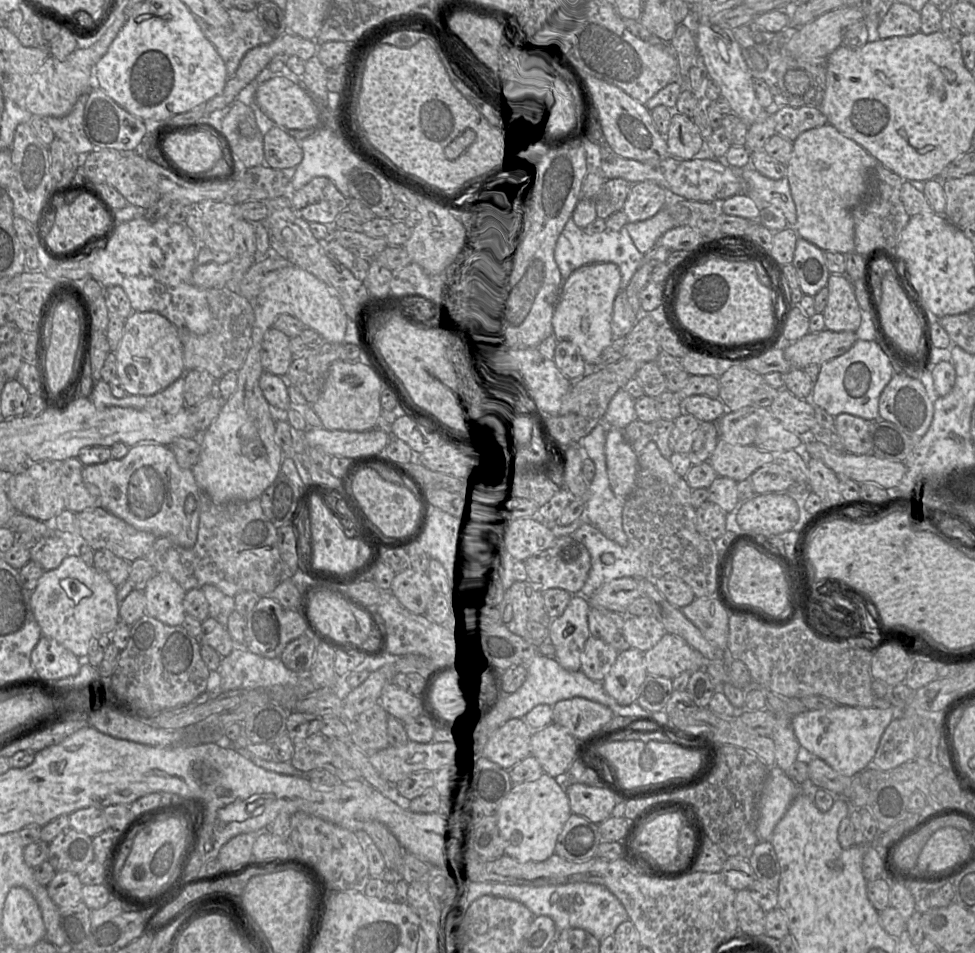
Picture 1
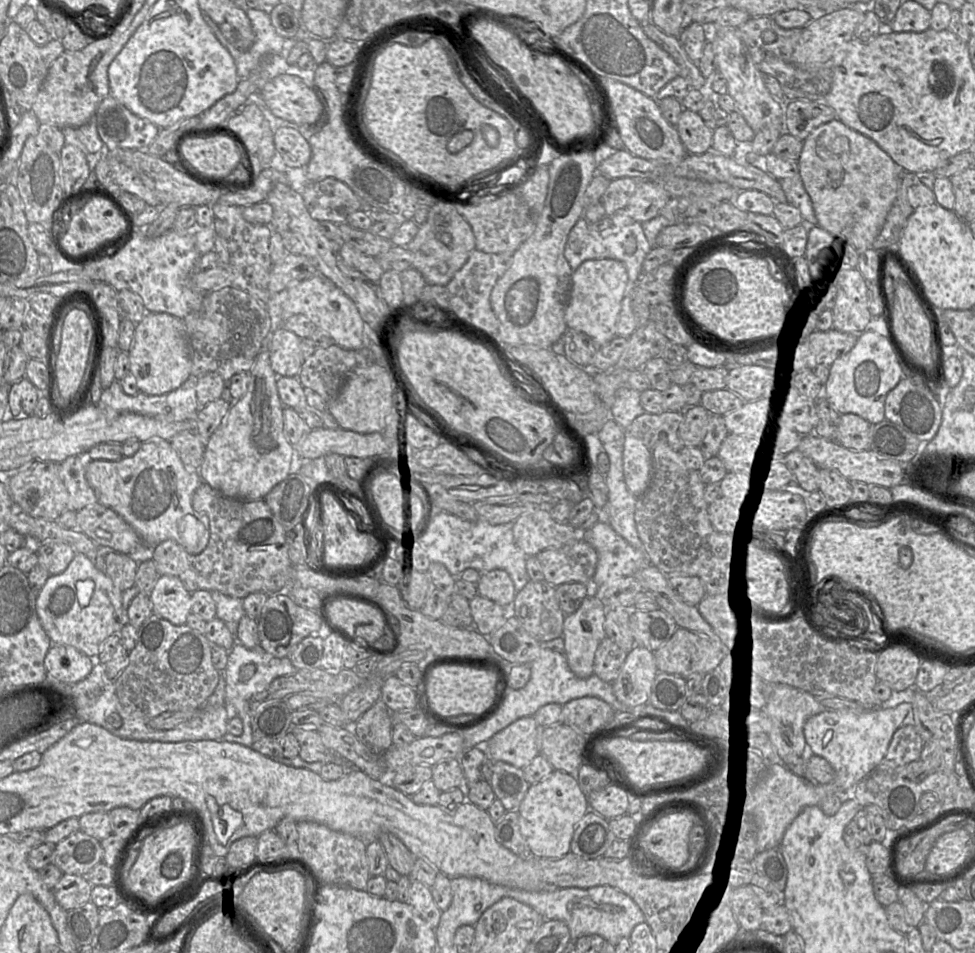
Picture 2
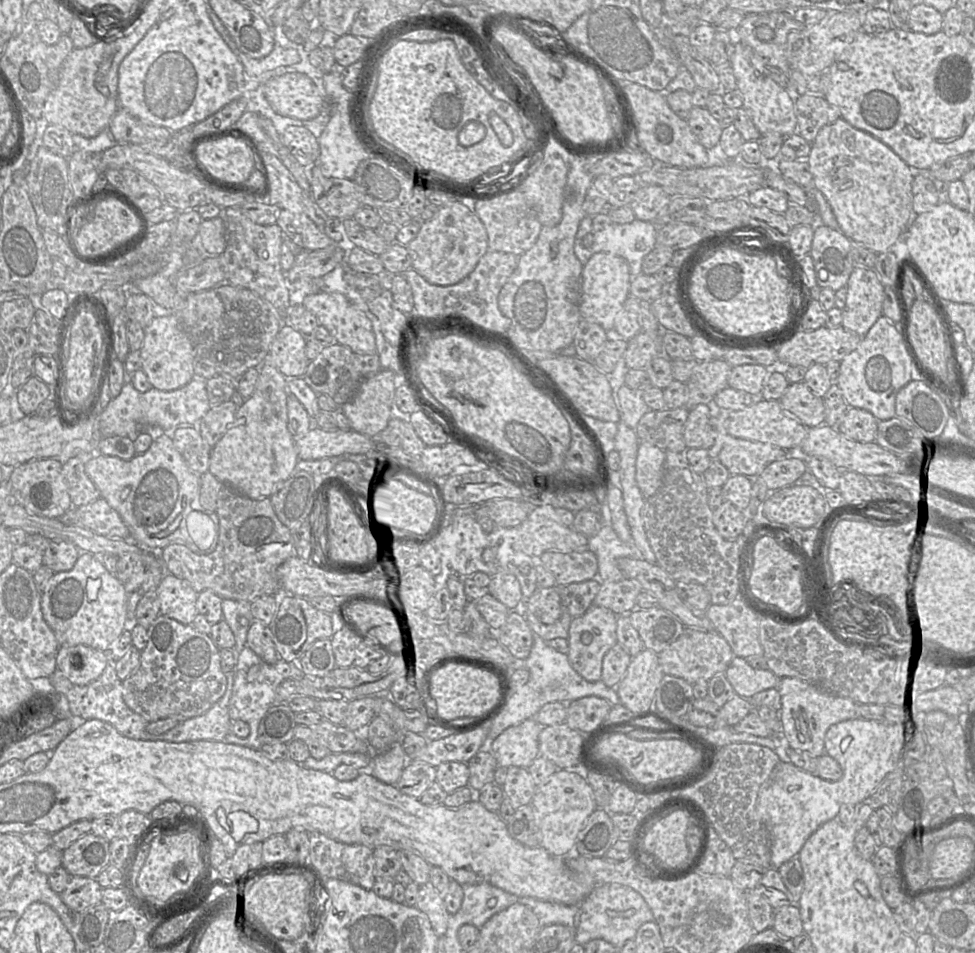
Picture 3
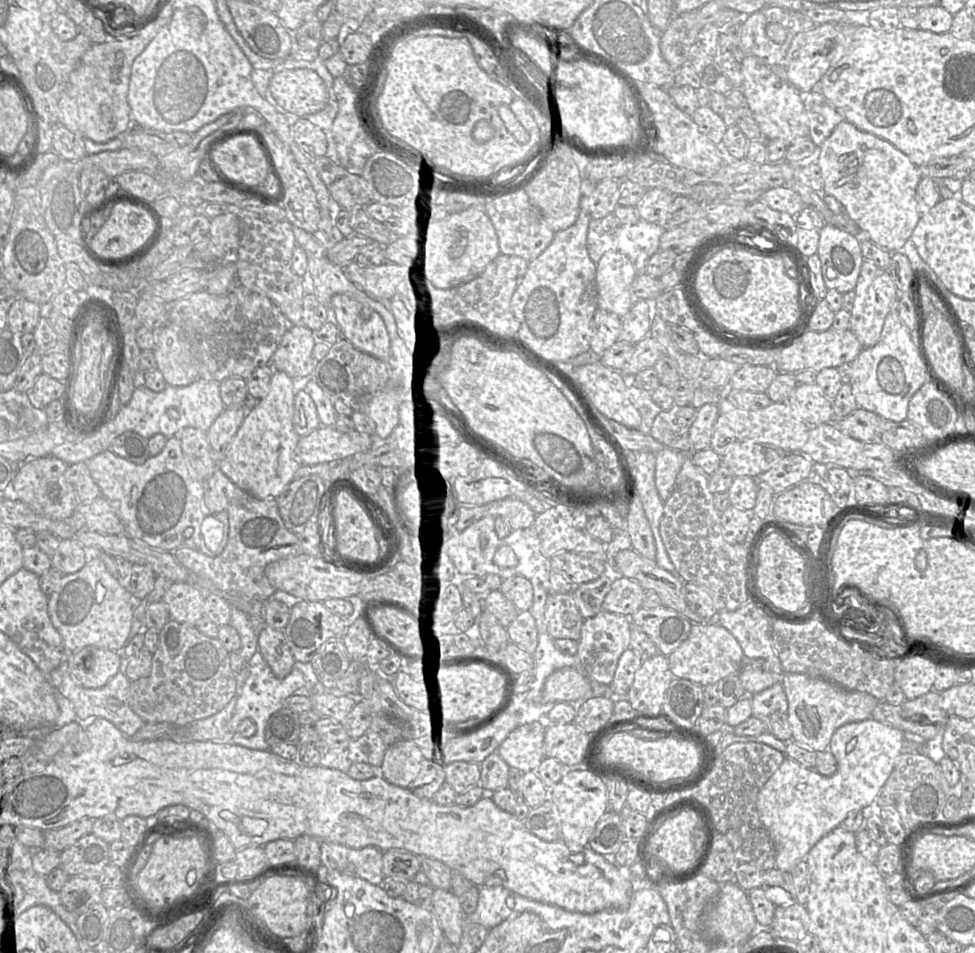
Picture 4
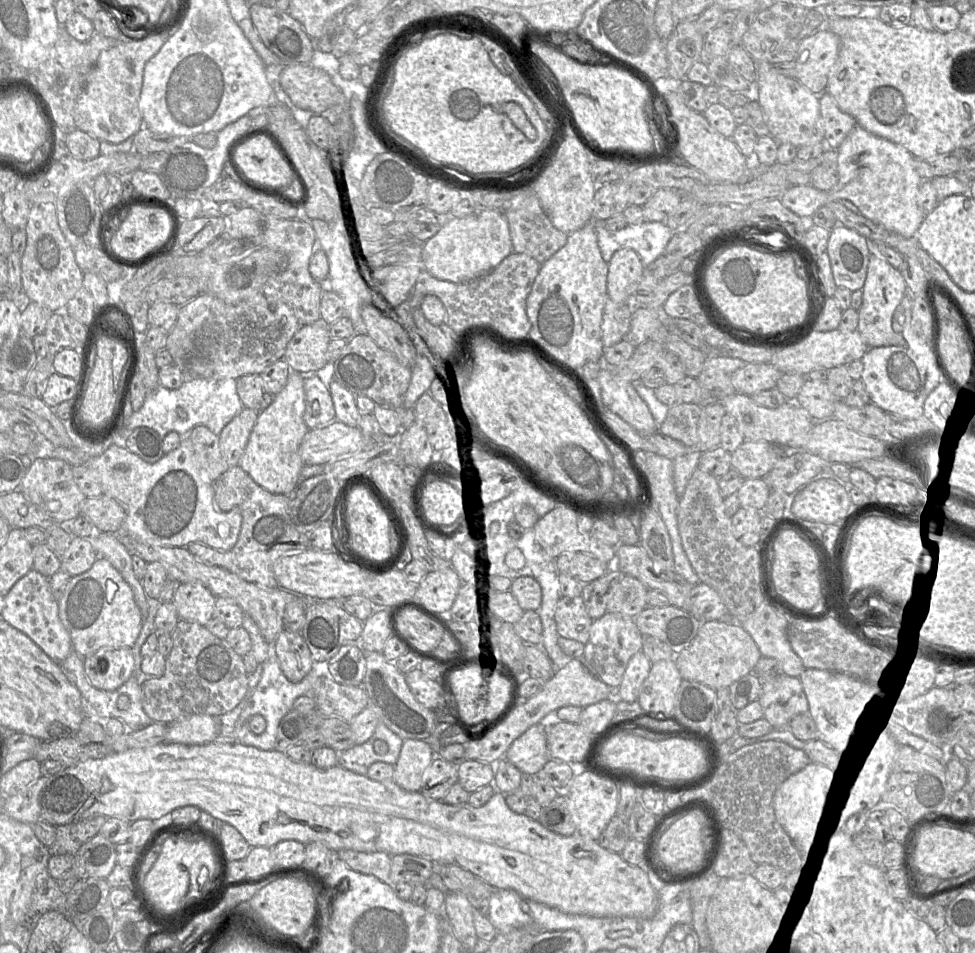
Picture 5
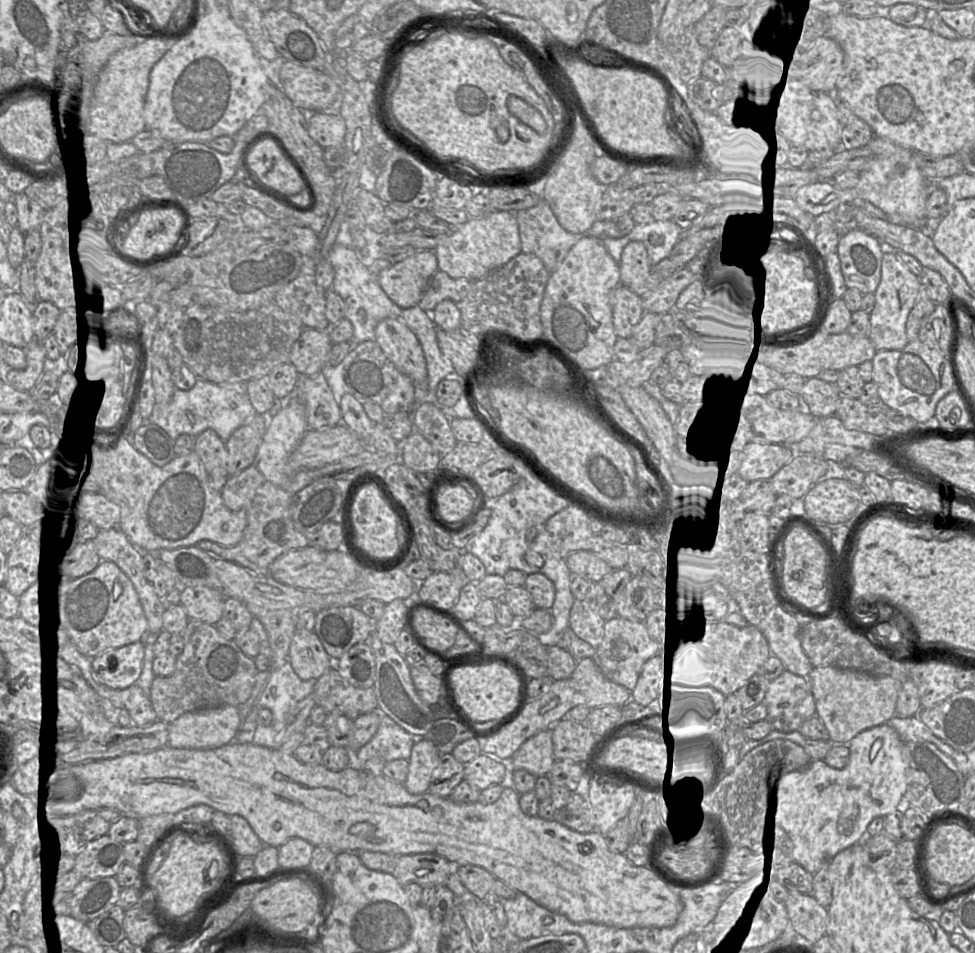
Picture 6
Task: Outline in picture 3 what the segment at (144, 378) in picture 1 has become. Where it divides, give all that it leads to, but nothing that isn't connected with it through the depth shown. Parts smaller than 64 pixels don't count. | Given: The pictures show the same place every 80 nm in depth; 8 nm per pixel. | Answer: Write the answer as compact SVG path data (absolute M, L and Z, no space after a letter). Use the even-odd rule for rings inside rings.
M175 315L157 316L145 328L143 344L139 350L142 360L141 370L152 388L174 391L186 386L195 378L193 348L187 333Z

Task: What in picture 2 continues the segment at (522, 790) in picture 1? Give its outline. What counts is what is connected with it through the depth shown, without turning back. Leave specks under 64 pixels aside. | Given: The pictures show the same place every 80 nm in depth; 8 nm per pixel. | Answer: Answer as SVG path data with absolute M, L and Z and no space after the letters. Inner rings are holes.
M558 770L530 785L516 809L520 831L530 852L534 857L543 859L560 858L569 853L574 829L588 810L587 794L580 788L576 778Z

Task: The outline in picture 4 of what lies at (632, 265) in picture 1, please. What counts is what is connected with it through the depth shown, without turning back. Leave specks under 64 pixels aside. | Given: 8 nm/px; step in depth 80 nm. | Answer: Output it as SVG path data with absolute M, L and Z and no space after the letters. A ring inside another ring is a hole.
M600 219L589 223L587 250L590 258L599 262L610 250L625 254L633 263L637 272L644 272L649 258L659 249L659 242L665 229L657 222L639 220L634 225L620 225L604 231Z

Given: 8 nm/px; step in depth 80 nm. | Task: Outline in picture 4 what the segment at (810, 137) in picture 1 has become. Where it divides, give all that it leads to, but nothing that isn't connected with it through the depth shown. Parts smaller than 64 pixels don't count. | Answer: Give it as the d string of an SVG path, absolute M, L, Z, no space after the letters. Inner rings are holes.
M842 121L817 149L817 164L821 169L823 191L843 205L850 219L877 246L897 252L908 240L921 217L916 203L916 188L922 177L920 167L888 141L862 131L848 121Z

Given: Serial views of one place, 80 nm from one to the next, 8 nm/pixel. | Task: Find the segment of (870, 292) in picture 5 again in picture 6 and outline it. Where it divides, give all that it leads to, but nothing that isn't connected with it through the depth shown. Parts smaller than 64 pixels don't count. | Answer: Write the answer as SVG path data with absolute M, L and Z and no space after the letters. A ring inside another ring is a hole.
M885 247L882 260L881 278L874 292L875 304L870 314L868 338L876 350L900 350L908 343L906 322L913 308L920 288L917 275L897 256L895 249Z

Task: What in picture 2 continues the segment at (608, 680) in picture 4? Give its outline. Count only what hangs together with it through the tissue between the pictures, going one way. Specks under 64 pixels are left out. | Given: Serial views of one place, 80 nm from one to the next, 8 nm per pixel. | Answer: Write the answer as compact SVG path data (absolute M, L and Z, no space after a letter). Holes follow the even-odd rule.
M587 596L580 607L564 619L564 655L570 670L579 678L594 675L595 653L606 638L606 612L607 608L596 597Z

